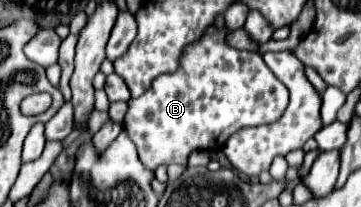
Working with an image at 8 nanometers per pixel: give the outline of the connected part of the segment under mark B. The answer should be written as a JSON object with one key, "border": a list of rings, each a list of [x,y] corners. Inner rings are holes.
{"border":[[[210,25],[198,41],[184,47],[180,55],[180,65],[174,73],[160,75],[140,99],[128,101],[128,111],[124,115],[122,127],[134,141],[138,157],[146,169],[156,171],[156,167],[172,163],[186,167],[192,151],[220,151],[226,145],[228,137],[236,131],[252,125],[272,123],[274,119],[282,117],[282,111],[288,103],[286,87],[274,77],[274,73],[268,69],[258,53],[238,51],[230,47],[226,43],[228,33],[230,31],[226,27],[218,29],[216,25]]]}

